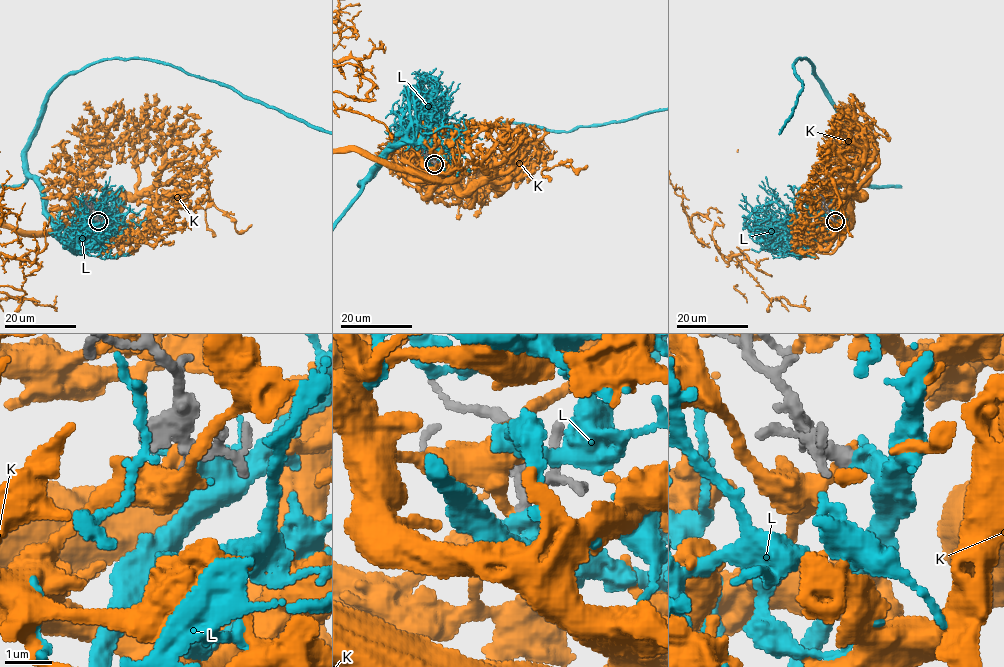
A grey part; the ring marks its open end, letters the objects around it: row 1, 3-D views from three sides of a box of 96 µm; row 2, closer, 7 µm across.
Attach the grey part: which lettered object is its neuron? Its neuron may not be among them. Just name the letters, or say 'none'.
L

